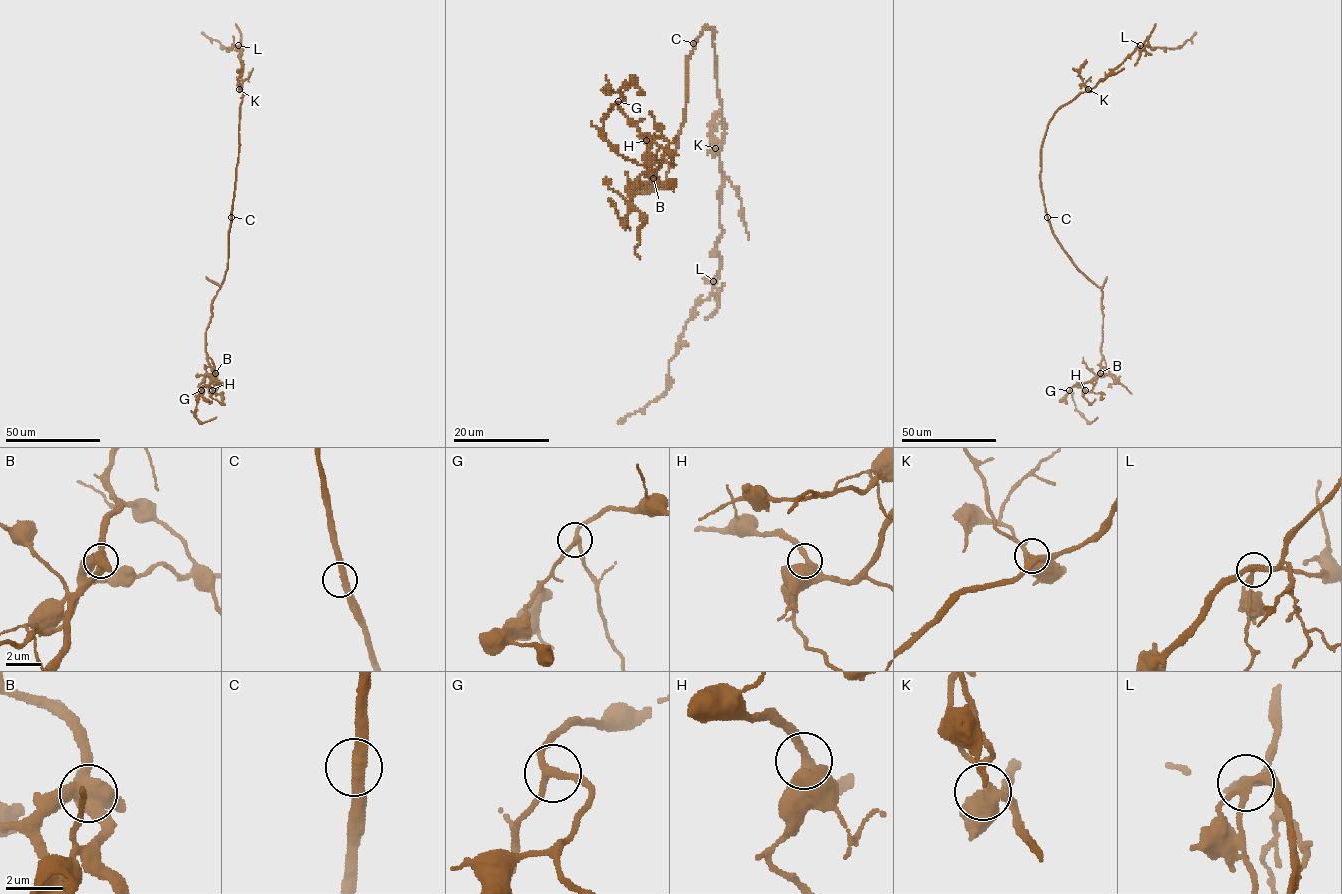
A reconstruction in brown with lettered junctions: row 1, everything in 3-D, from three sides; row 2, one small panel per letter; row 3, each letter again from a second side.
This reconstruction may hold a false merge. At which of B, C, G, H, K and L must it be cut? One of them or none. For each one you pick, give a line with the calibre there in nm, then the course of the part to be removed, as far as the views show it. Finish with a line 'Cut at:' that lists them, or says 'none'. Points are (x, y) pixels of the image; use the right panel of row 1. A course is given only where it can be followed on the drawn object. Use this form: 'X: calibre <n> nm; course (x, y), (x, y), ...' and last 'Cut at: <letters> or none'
B: calibre 550 nm; course (1100, 373), (1115, 376), (1115, 381), (1110, 384), (1112, 387)
Cut at: B

